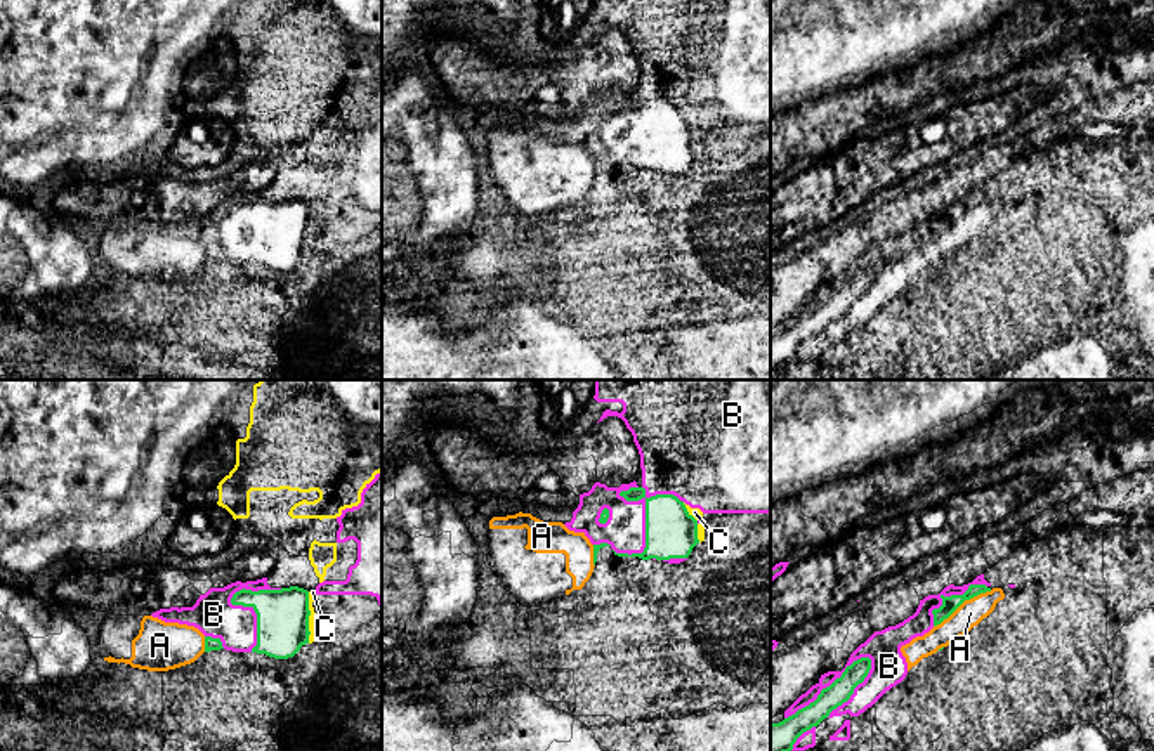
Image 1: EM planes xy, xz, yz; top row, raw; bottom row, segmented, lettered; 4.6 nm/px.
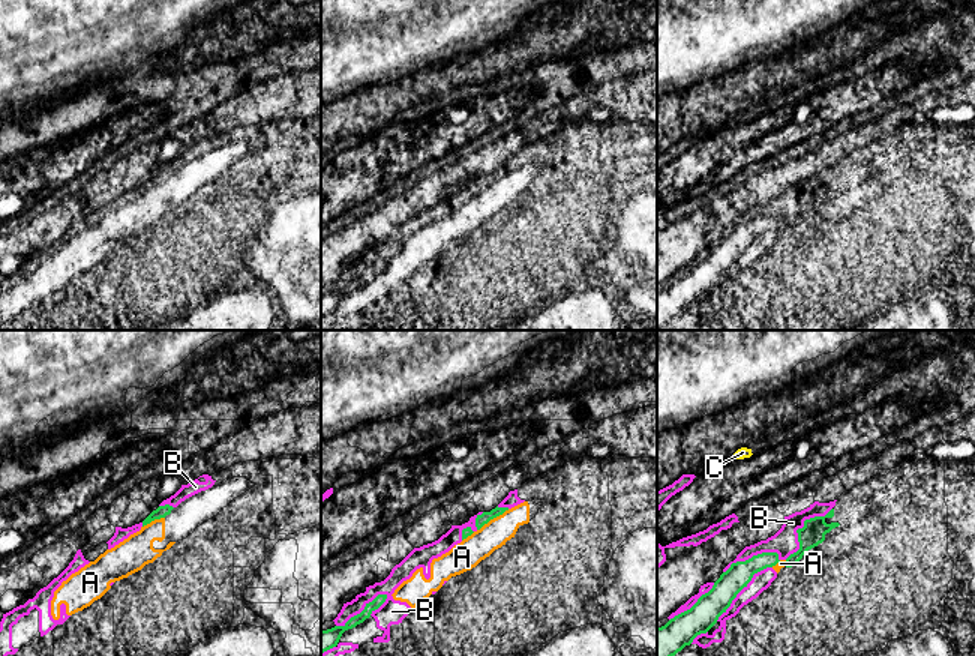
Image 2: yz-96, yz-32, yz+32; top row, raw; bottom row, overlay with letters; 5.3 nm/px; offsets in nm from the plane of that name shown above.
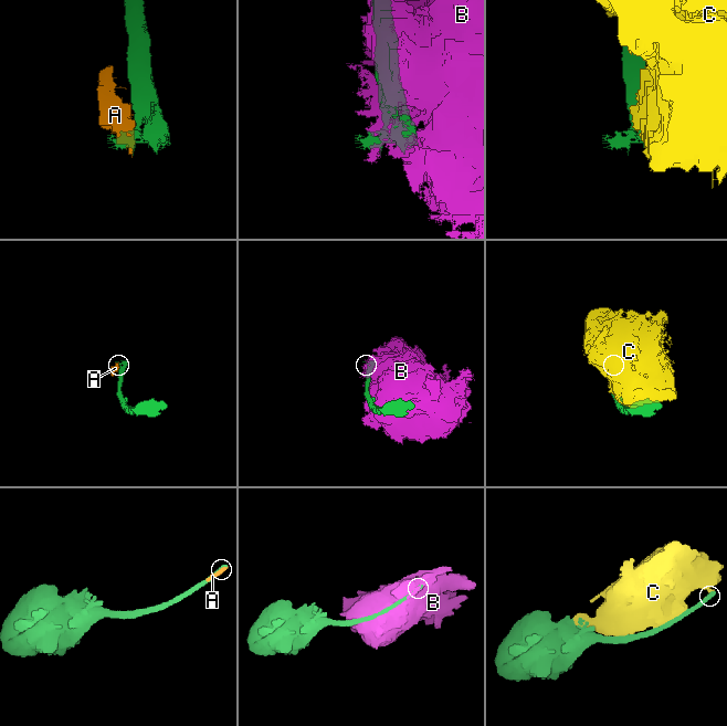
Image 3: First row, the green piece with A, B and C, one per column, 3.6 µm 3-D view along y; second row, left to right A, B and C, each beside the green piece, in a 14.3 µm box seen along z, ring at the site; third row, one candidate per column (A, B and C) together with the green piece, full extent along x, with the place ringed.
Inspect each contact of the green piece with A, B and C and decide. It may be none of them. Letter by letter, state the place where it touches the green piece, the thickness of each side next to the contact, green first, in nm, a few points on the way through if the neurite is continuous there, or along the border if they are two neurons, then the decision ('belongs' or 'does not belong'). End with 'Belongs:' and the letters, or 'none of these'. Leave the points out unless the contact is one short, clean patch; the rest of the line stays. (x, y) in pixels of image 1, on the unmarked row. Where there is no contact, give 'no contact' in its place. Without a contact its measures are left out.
A: yz (962, 214) | 80/120 nm | does not belong
B: xz (646, 130) | 240/220 nm | does not belong
C: xy (308, 229) | 240/30 nm | does not belong
Belongs: none of these

